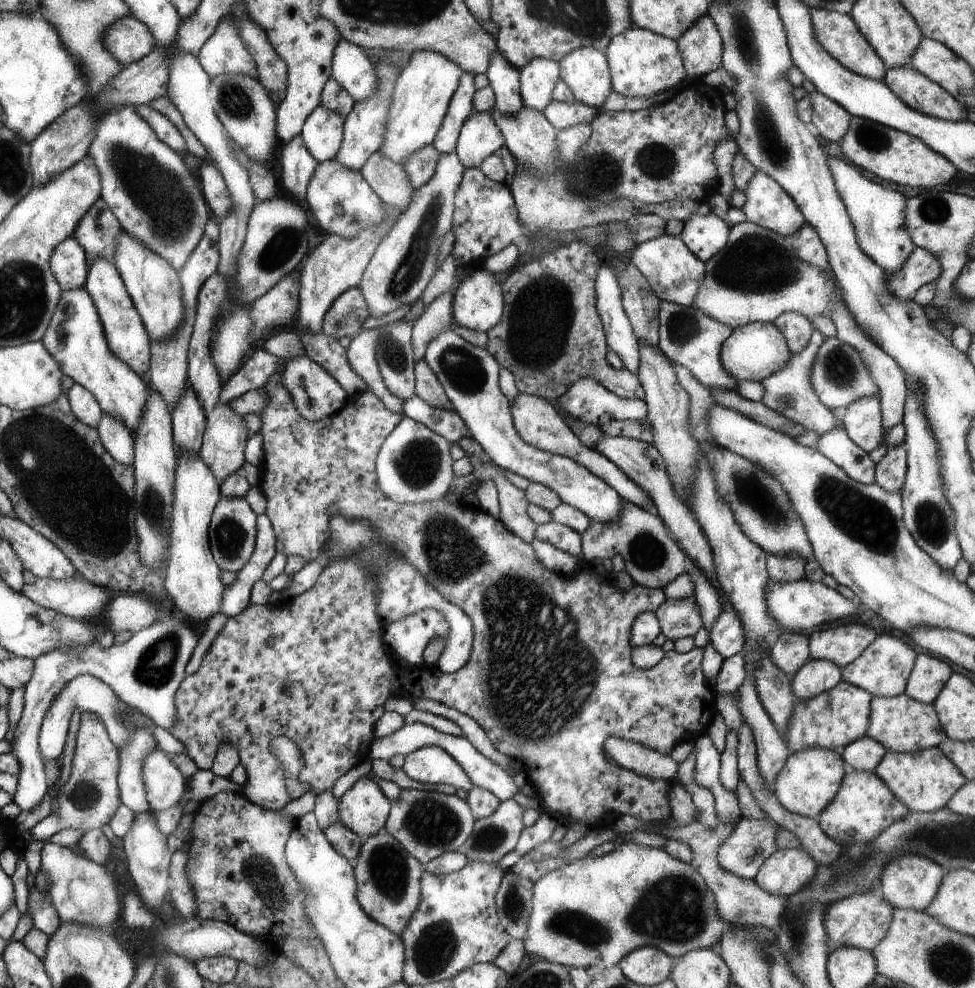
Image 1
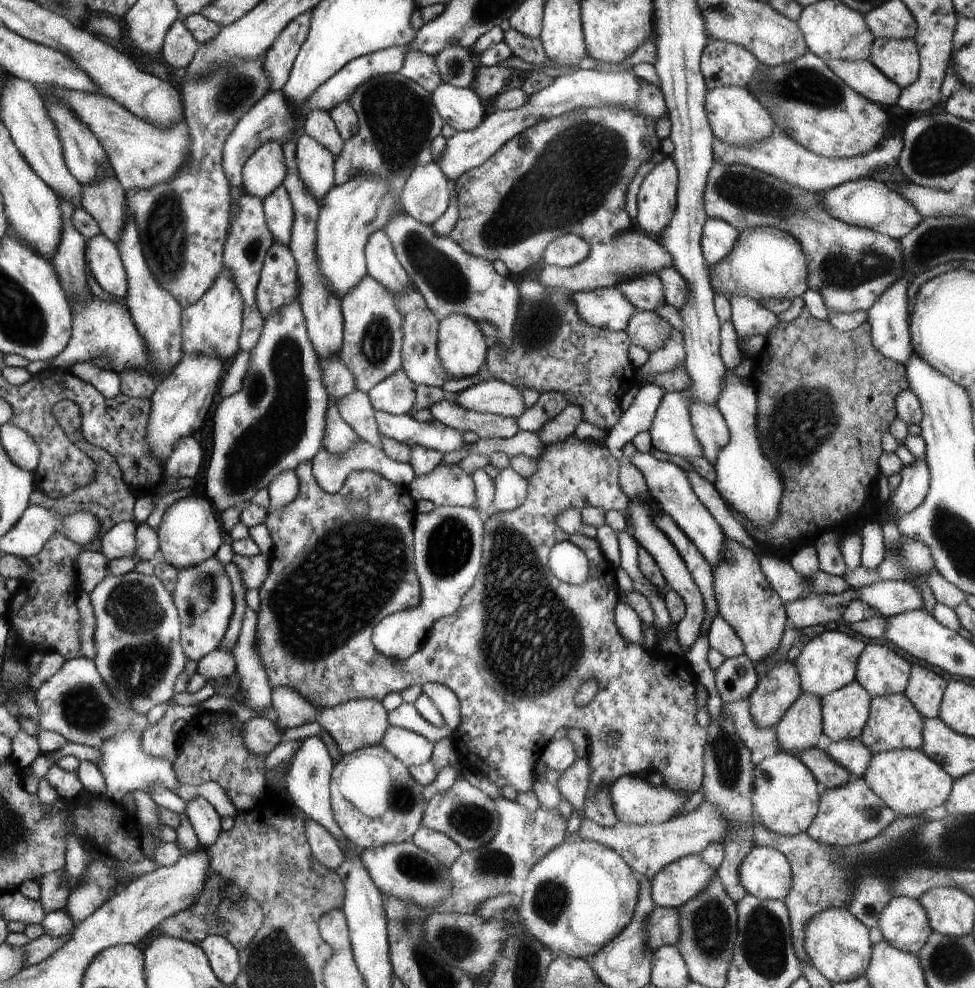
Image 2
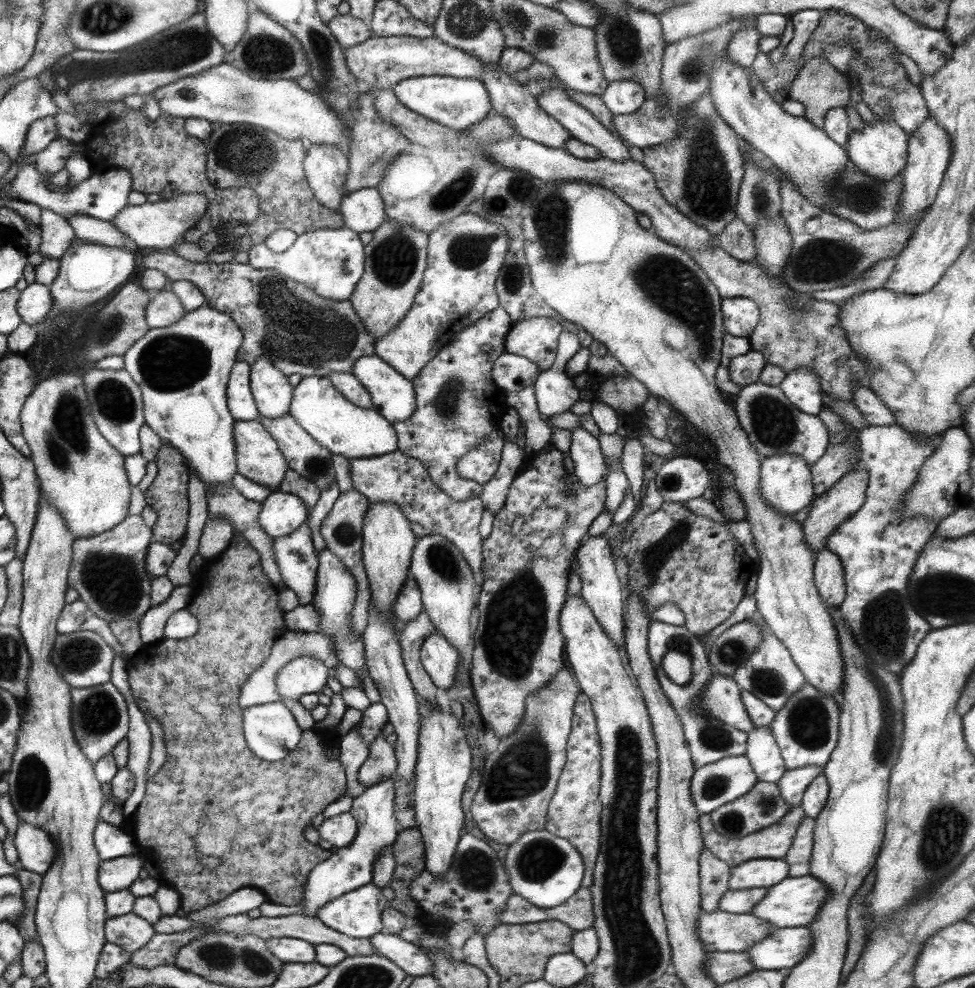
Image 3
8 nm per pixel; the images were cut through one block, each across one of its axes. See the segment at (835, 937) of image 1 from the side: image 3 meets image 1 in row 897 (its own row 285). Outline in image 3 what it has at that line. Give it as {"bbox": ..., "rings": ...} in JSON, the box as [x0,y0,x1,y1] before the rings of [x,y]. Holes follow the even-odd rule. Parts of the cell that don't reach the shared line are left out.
{"bbox":[811,258,895,304],"rings":[[[895,258],[891,260],[883,260],[883,262],[877,262],[875,268],[871,268],[871,272],[865,274],[863,282],[855,282],[855,284],[849,284],[849,286],[843,286],[843,288],[833,288],[833,290],[823,290],[823,292],[815,292],[811,294],[815,302],[831,302],[831,304],[839,304],[843,302],[845,298],[861,292],[861,290],[867,290],[867,288],[883,288],[885,282],[889,280],[891,272],[893,272],[893,266],[895,266]]]}

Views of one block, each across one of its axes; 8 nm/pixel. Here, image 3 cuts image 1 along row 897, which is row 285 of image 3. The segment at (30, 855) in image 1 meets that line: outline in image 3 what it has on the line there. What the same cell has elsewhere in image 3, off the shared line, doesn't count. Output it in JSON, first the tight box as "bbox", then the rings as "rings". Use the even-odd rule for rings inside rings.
{"bbox":[17,284,53,326],"rings":[[[29,284],[25,290],[21,290],[17,302],[17,314],[21,316],[23,324],[37,326],[45,318],[49,318],[51,308],[53,308],[53,300],[49,294],[49,286]]]}

